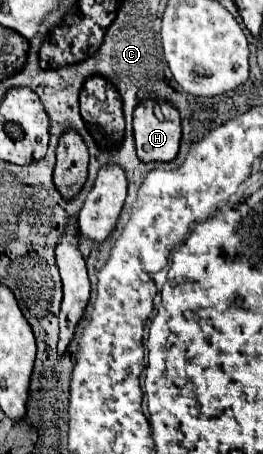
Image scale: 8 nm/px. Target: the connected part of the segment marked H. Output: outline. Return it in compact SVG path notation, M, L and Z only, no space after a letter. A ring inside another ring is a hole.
M141 102L133 112L133 130L141 162L171 162L177 158L181 120L179 112L169 102ZM155 106L159 108L161 118L157 118Z

